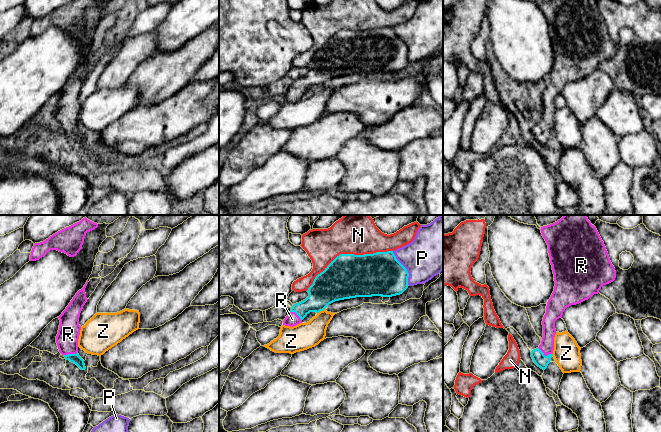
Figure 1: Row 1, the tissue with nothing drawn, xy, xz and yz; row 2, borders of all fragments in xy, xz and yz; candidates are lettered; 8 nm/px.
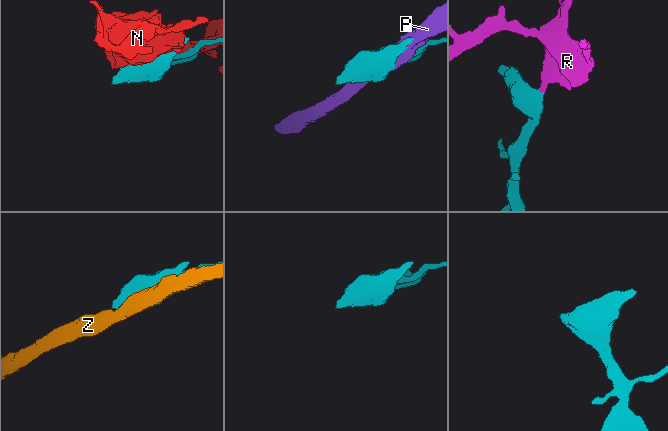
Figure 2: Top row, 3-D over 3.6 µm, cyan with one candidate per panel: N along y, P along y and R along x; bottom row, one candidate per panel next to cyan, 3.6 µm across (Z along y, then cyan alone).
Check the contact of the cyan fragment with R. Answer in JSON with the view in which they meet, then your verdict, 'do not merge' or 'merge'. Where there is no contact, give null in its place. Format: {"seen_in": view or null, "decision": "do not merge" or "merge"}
{"seen_in": "yz", "decision": "merge"}

